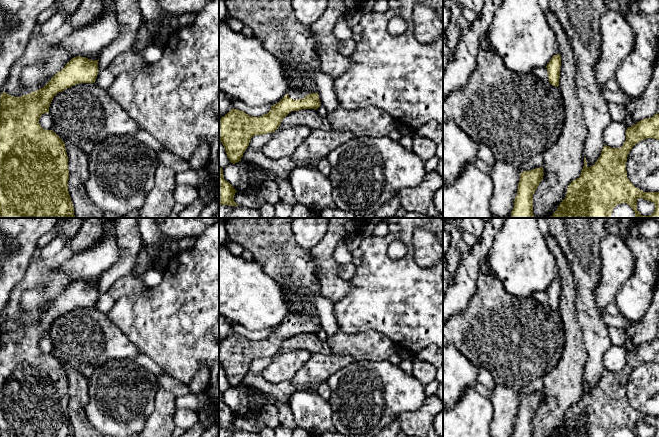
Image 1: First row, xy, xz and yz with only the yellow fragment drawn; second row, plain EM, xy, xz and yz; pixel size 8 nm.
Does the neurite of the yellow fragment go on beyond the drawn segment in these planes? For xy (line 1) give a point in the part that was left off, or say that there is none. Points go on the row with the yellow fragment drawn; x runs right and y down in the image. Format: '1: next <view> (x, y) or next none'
1: next none

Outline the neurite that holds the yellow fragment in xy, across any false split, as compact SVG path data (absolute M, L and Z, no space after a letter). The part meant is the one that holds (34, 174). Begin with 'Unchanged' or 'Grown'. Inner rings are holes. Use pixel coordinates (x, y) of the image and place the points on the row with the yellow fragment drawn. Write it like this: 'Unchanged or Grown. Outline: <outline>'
Unchanged. Outline: M74 57L65 67L57 72L52 79L41 89L31 92L21 97L11 96L2 92L0 96L0 218L75 218L74 207L70 199L68 191L69 169L68 169L68 156L64 141L52 130L43 129L39 123L42 114L49 113L50 104L54 96L80 83L95 83L98 75L98 60L90 60L86 57Z

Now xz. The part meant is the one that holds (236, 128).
Grown. Outline: M298 89L289 90L278 103L271 106L268 113L260 117L232 108L219 120L219 139L230 162L238 163L253 136L275 132L291 111L317 110L320 105L318 93L306 95L303 90Z

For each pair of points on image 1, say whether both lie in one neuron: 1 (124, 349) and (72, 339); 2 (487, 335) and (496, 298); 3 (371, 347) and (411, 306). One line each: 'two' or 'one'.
1: one
2: one
3: two

